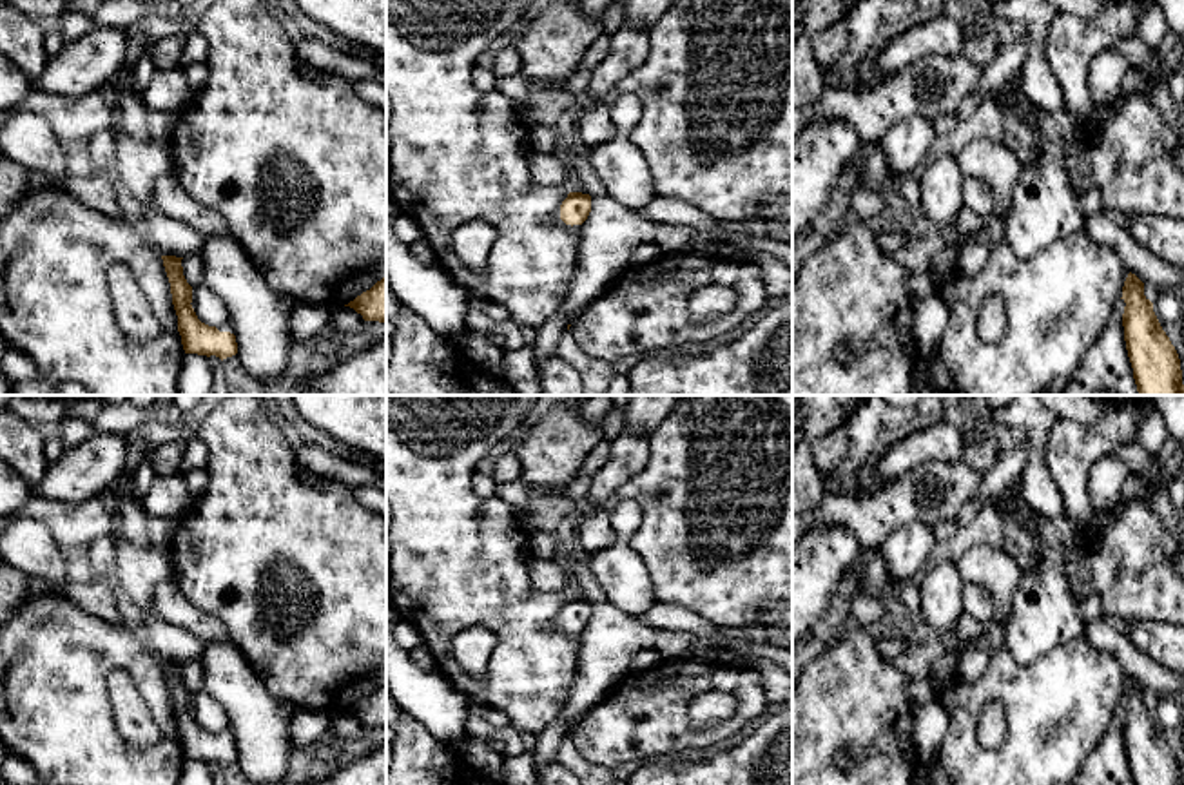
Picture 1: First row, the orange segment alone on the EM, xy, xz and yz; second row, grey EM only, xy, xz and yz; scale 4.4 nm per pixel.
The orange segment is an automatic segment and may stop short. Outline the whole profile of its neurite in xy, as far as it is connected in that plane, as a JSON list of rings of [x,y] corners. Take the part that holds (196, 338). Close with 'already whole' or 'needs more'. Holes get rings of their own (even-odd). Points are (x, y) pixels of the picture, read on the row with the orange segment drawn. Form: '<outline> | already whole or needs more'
[[[161,256],[170,283],[172,305],[178,315],[178,332],[185,354],[216,355],[221,361],[238,354],[234,326],[230,321],[219,326],[201,323],[192,308],[192,286],[183,276],[181,259]]] | needs more

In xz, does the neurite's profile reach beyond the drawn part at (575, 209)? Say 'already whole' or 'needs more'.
needs more

